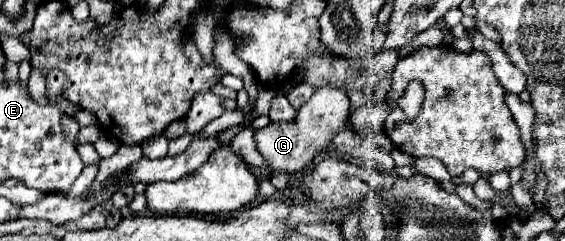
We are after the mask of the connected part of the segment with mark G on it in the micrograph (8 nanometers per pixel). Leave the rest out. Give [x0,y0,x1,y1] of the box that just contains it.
[255,86,351,174]

